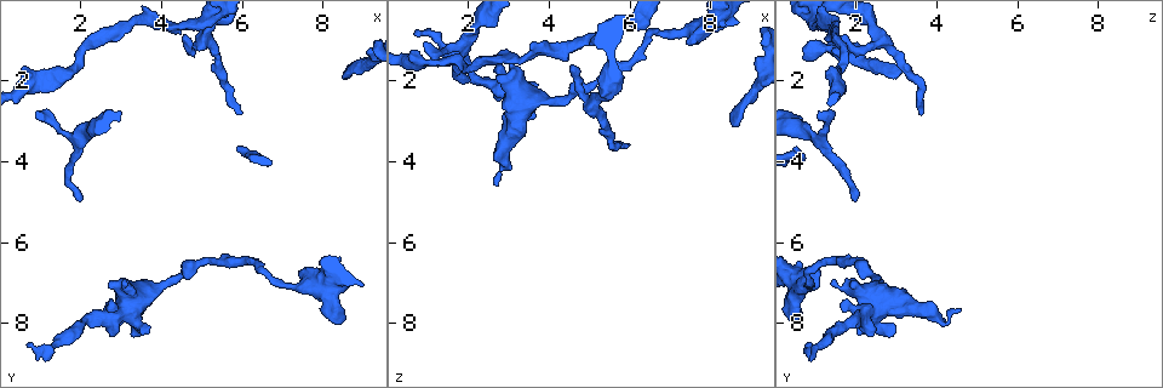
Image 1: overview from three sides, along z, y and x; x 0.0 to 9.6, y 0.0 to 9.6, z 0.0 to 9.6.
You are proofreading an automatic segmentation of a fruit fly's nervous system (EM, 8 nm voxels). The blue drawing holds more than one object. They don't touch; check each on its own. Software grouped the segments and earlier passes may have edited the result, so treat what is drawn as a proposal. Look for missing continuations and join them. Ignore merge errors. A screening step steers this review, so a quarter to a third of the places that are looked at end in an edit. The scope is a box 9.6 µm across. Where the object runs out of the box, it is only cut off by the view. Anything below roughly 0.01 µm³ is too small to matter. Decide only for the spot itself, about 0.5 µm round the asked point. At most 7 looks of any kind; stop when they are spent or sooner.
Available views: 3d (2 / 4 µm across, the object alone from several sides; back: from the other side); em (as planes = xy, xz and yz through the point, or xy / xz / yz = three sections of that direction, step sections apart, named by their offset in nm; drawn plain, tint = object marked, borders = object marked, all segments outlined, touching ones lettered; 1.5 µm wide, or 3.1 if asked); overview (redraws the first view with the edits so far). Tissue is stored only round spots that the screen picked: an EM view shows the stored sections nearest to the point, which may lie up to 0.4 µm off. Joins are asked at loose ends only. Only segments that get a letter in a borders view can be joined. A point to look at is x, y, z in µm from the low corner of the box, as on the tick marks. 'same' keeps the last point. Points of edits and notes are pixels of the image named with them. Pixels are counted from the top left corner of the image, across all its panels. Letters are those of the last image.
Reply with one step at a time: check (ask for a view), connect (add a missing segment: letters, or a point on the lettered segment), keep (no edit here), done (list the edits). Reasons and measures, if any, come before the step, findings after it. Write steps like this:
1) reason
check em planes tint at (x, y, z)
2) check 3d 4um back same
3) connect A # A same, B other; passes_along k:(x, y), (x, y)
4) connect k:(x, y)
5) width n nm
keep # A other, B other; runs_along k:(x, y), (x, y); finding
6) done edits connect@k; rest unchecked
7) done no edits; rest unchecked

free end
check 3d 4um at (8.45, 1.70, 3.05)

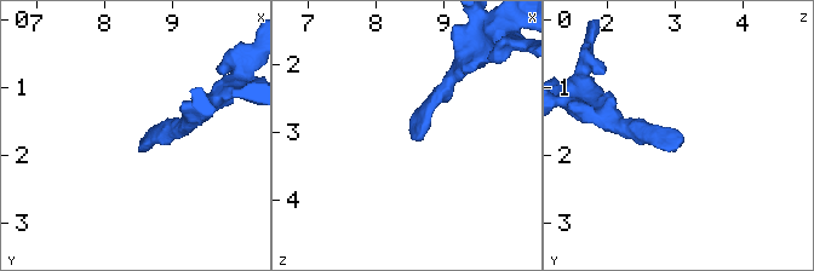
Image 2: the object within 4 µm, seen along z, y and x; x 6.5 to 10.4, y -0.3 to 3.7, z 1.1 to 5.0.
check em planes borders at (8.50, 1.75, 3.10)

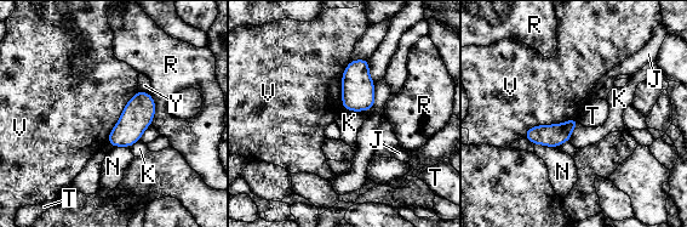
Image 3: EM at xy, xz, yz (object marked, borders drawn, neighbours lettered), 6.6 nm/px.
keep # J other, K other, N other, R other, T other, V other, Y other; none of them fits

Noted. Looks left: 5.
branch stops here
check 3d 2um at (2.00, 4.95, 2.05)

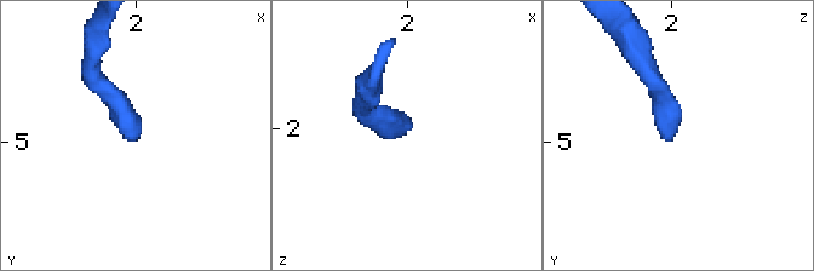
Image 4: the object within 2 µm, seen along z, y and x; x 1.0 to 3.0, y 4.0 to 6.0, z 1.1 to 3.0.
check em planes tint at (2.00, 4.96, 2.00)

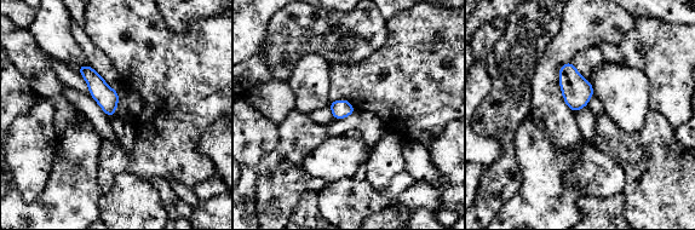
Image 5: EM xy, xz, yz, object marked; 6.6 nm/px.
what lies round it
check em planes borders same

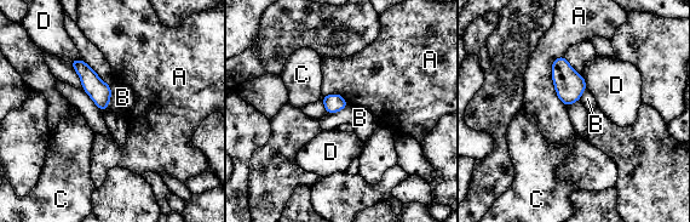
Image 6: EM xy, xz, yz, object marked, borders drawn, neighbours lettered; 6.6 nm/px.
keep # A other, B other, C other, D other; border 6:(111, 85), (111, 98), (104, 112); none of them fits

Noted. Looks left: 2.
free end
check em planes borders at (0.80, 8.45, 0.70)

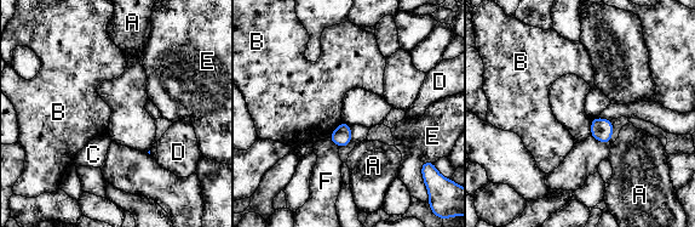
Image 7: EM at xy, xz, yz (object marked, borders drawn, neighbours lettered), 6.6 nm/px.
keep # A other, B other, C other, D other, E other, F other; no lettered segment goes on from it

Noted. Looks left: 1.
done no edits; rest unchecked

